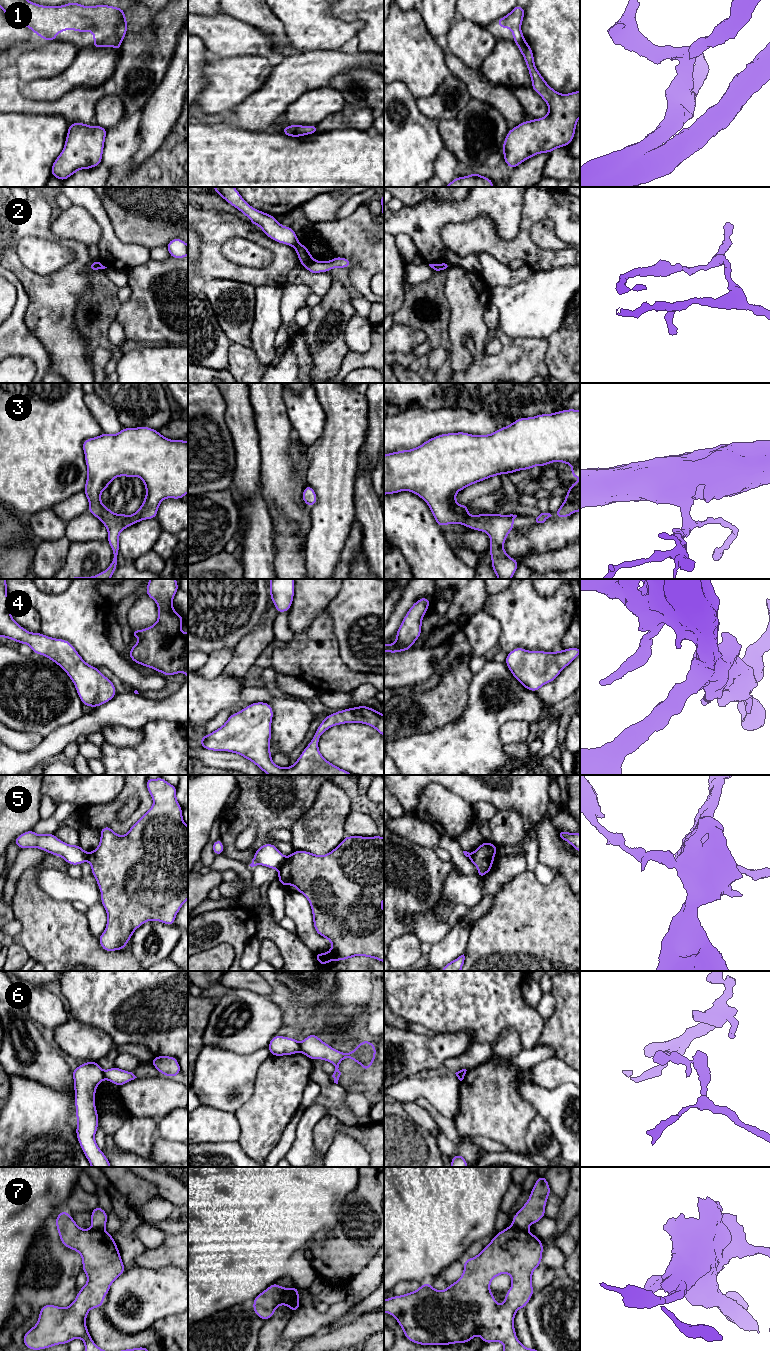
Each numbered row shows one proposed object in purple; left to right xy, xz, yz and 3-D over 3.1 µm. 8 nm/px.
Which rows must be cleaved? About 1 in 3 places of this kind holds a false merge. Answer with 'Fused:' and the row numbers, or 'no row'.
Fused: 1, 2, 5, 6, 7

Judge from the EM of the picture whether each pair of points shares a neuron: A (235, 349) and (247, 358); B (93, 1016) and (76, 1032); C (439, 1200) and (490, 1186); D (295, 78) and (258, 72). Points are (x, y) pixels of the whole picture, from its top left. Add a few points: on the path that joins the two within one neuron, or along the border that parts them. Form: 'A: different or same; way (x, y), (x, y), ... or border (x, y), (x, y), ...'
A: same; way (238, 352), (244, 358)
B: different; border (70, 1017), (80, 1022), (94, 1025), (106, 1034)
C: same; way (452, 1187), (477, 1186)
D: different; border (274, 66), (264, 84), (255, 92)

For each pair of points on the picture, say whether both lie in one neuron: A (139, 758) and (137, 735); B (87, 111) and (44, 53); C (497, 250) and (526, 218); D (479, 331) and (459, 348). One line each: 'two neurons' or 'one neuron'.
A: two neurons
B: two neurons
C: one neuron
D: one neuron

